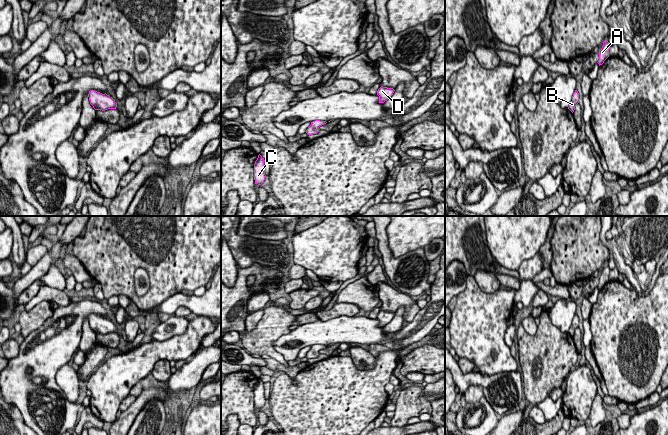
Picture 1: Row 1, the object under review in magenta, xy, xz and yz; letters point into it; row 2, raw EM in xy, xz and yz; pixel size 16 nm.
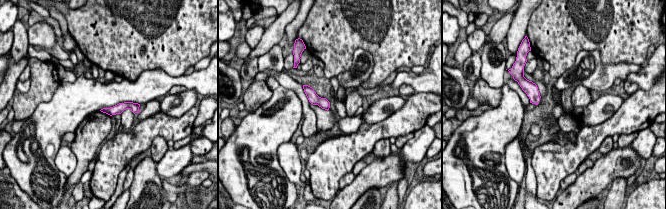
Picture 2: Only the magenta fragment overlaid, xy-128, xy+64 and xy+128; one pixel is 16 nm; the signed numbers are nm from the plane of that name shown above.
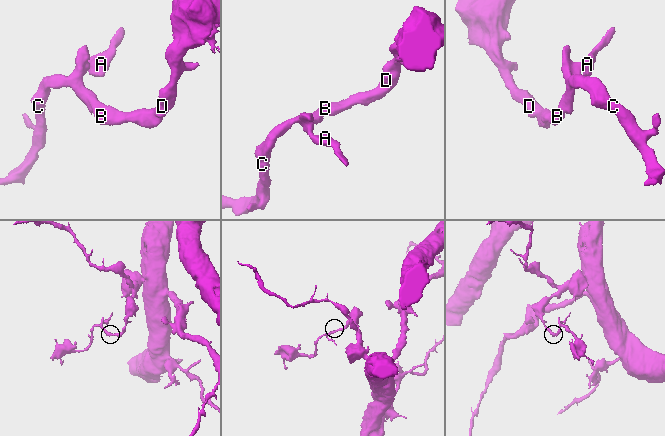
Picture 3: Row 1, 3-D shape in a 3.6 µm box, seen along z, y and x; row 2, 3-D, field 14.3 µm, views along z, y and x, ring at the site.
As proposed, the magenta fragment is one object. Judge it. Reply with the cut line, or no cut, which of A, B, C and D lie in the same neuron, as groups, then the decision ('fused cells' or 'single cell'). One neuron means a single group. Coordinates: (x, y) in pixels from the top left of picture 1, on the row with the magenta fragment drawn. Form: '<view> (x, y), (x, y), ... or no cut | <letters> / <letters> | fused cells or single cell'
no cut | A B C D | single cell

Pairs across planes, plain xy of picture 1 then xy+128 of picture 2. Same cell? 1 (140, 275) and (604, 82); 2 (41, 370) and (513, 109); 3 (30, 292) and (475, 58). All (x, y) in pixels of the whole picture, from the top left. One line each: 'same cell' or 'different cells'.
1: same cell
2: same cell
3: same cell

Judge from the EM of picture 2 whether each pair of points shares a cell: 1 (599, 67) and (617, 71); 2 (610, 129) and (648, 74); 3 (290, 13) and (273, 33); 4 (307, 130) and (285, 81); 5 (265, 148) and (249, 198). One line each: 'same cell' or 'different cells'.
1: same cell
2: different cells
3: same cell
4: same cell
5: same cell

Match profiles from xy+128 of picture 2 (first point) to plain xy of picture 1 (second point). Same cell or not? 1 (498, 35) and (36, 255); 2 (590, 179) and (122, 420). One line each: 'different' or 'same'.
1: different
2: same

